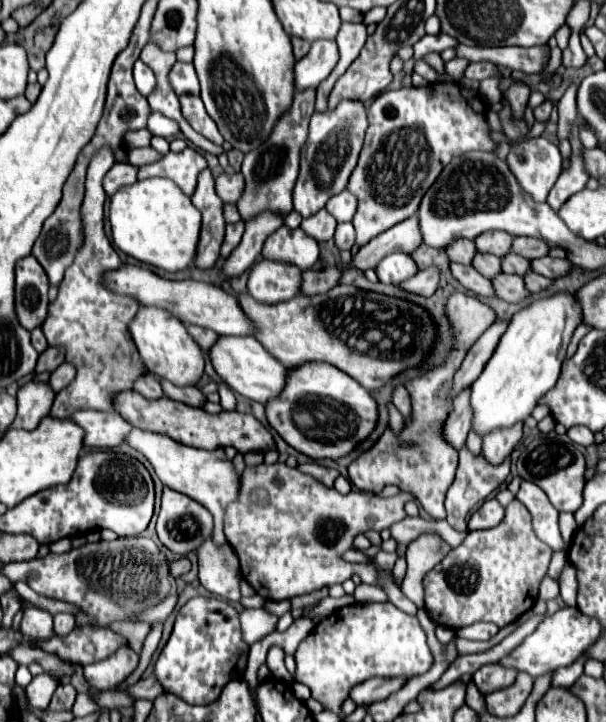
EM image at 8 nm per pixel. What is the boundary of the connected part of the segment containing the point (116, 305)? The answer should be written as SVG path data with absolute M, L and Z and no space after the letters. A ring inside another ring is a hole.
M108 147L100 149L86 177L86 195L82 205L82 221L84 221L84 245L78 249L74 263L66 269L66 275L60 283L58 297L48 307L48 317L42 323L42 331L48 339L48 345L66 347L66 361L76 365L76 379L62 389L52 405L50 415L58 419L68 419L72 413L80 409L96 409L96 411L112 411L112 393L120 393L132 389L136 377L146 371L140 361L138 349L128 333L128 321L136 315L140 307L132 297L122 297L110 293L100 285L100 277L104 271L118 269L122 265L118 253L112 243L104 235L102 229L102 213L106 193L102 189L102 179L108 169L114 165L114 155Z

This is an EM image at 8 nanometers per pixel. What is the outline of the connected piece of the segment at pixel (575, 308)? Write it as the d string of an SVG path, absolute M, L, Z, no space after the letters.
M558 291L520 309L512 317L492 359L472 383L472 429L484 437L496 427L510 427L530 417L538 399L556 385L568 343L580 323L582 309L570 291Z

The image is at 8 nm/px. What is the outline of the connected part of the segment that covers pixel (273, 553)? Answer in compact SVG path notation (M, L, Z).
M274 463L274 465L280 465L280 469L244 469L242 473L242 481L240 481L240 497L236 503L232 503L228 509L226 509L226 517L224 517L224 533L226 533L226 539L228 543L232 545L232 549L236 551L238 559L240 559L240 569L242 569L242 575L244 579L256 589L258 595L262 595L264 599L268 601L282 601L282 599L294 599L298 595L306 595L306 593L312 593L324 585L334 585L334 583L344 583L346 579L352 577L352 573L358 573L362 583L370 583L370 585L378 585L378 573L374 567L370 565L364 565L364 563L346 563L340 559L340 555L344 551L348 551L352 547L352 539L358 535L358 533L366 533L370 529L374 531L382 531L382 529L388 529L388 525L394 525L398 521L402 521L406 517L404 513L404 503L406 501L412 501L416 497L412 497L410 493L398 493L394 497L380 497L380 495L372 495L372 493L364 493L364 491L350 491L348 495L342 495L338 493L336 489L330 489L326 485L322 485L320 481L316 481L312 475L306 475L302 471L298 471L296 467L288 467L286 463Z

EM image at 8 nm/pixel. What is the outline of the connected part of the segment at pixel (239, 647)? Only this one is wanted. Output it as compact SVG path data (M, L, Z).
M194 597L178 611L174 631L154 665L154 675L162 683L164 691L182 697L190 705L208 705L218 699L222 687L228 681L244 677L248 651L250 651L250 647L244 645L244 641L242 641L238 611L230 603L214 599L214 597Z

